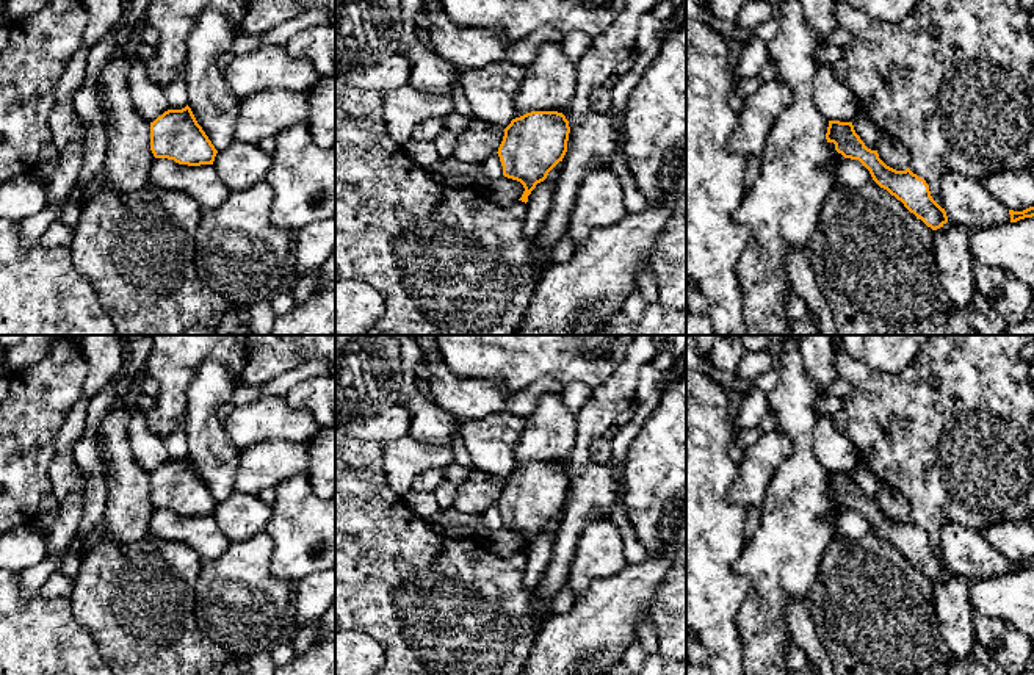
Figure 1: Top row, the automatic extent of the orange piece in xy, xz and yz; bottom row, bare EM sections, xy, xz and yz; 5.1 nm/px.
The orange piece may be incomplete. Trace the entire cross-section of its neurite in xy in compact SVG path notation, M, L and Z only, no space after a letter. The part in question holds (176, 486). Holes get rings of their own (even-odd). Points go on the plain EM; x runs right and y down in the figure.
M188 456L150 473L150 501L155 509L188 517L213 515L218 504Z

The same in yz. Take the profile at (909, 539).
M829 471L826 490L827 493L833 493L835 501L844 509L859 511L880 539L901 551L927 578L937 581L948 573L945 559L932 550L926 531L913 525L909 518L896 522L887 517L879 509L877 501L865 496L855 484L852 473Z

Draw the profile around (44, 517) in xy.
M52 490L47 493L39 504L38 512L34 514L34 525L45 532L50 525L55 522L60 511L60 503L55 496L55 492Z

